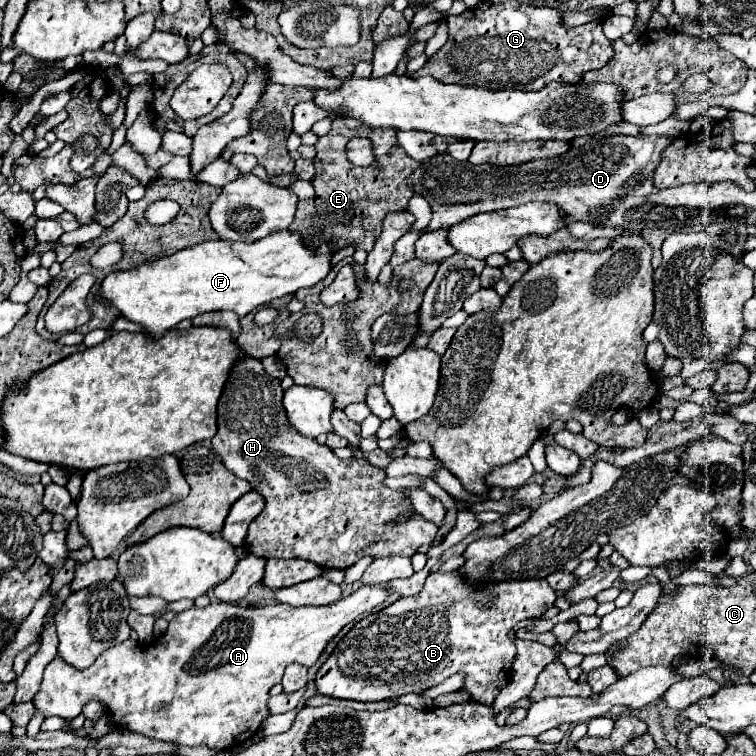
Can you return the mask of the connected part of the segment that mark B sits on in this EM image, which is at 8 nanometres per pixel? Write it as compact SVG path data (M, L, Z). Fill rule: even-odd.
M458 570L454 572L432 572L424 584L424 590L412 598L400 598L394 604L362 618L354 626L354 638L348 634L344 638L344 652L334 650L332 656L322 664L316 676L316 688L322 696L358 700L358 702L378 702L390 700L402 694L420 694L444 682L456 672L464 672L462 692L468 692L474 702L492 706L500 690L508 684L512 662L516 656L516 624L526 618L542 616L552 608L556 592L546 580L506 580L478 584L466 580Z

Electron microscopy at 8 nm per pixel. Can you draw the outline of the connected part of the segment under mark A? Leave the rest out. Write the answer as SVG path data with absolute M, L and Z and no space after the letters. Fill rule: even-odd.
M360 586L350 596L328 606L262 606L242 608L236 604L212 602L206 608L188 608L170 622L168 632L160 636L156 646L140 646L134 640L126 640L108 648L90 668L70 668L60 656L56 656L44 670L40 692L34 696L34 706L44 716L76 718L88 700L100 700L118 728L134 730L148 738L168 740L182 746L210 746L218 750L236 748L254 738L264 720L270 716L266 702L270 688L282 680L284 668L292 662L304 662L306 668L314 666L328 642L352 620L368 614L384 604L392 592L384 586Z

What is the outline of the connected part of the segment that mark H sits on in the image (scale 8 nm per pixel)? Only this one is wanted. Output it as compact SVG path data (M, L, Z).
M246 356L230 372L230 380L218 402L218 434L212 438L212 448L220 454L228 470L248 480L252 490L264 496L264 510L250 524L244 544L246 550L262 558L304 558L320 568L346 570L364 556L414 556L422 544L436 538L438 528L426 524L414 512L408 492L384 486L384 468L372 466L364 456L340 460L328 446L294 430L282 406L282 396L280 380L268 376L260 360Z

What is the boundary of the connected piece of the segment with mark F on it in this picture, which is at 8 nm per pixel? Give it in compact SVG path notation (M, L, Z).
M292 230L270 232L268 236L256 242L228 242L228 240L208 240L196 246L190 246L174 256L166 256L162 260L154 260L150 264L142 264L130 272L112 272L106 276L98 290L98 298L110 302L120 314L132 322L144 326L148 334L160 338L164 332L172 330L180 320L194 318L204 312L214 310L232 310L238 316L246 316L248 312L260 308L262 304L294 294L300 288L312 288L320 280L328 276L332 268L332 244L322 244L318 250L306 248L302 236Z

